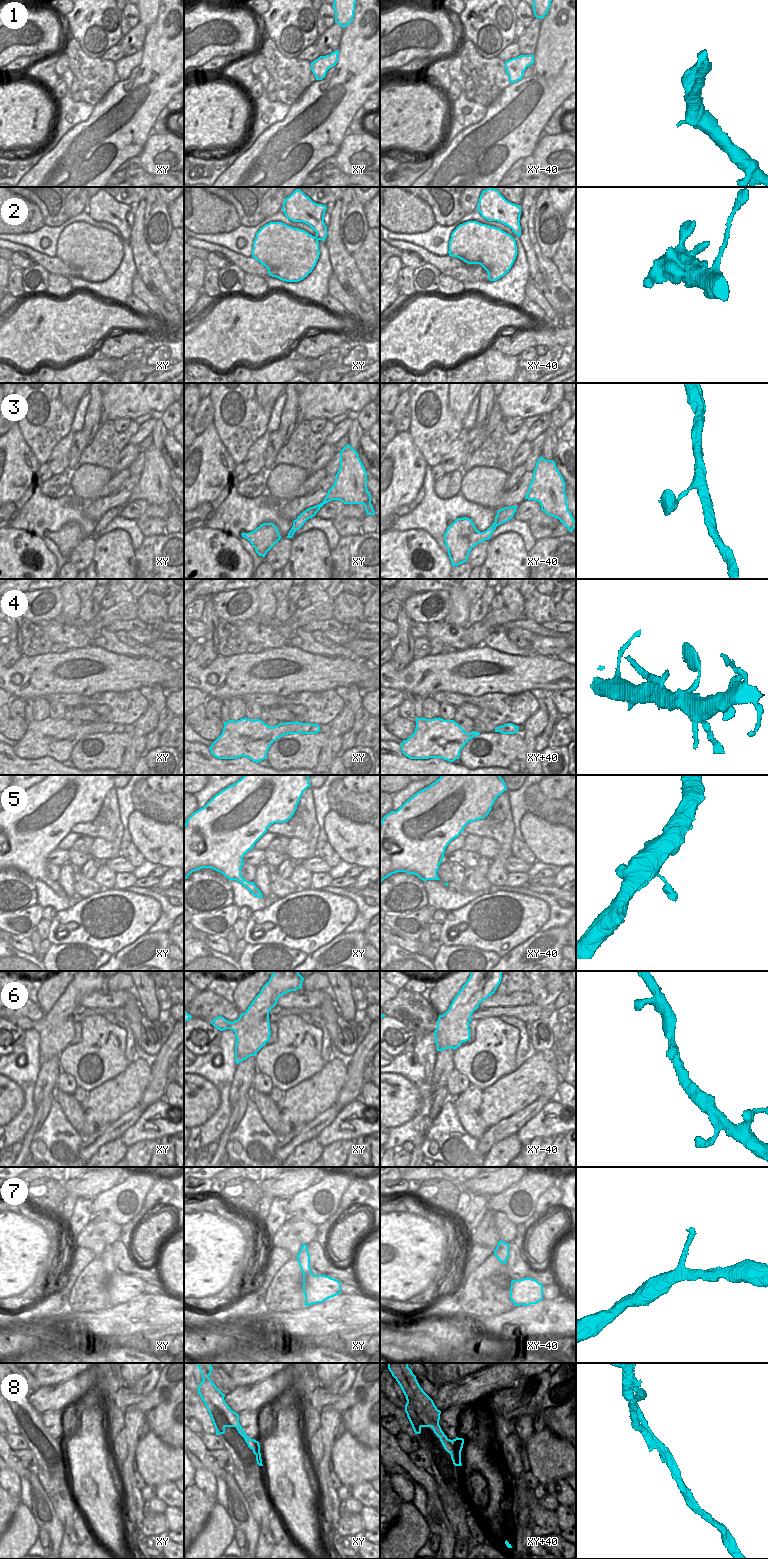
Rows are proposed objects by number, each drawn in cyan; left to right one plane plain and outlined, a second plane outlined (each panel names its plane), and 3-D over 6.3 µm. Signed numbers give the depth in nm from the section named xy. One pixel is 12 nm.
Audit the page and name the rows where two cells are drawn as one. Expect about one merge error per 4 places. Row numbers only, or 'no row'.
8

